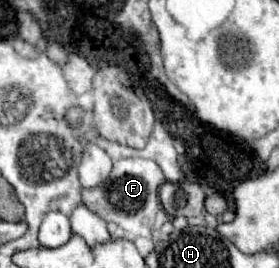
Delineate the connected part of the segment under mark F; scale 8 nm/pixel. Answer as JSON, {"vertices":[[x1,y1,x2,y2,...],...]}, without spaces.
{"vertices":[[124,158,116,160,114,168,108,176,108,180,96,188,82,188,82,204,90,208,94,214,98,214,106,222,114,222,126,232,128,240,134,240,138,236,150,238,156,212,160,208,158,188,164,184,164,174,160,166,152,160,144,158]]}

